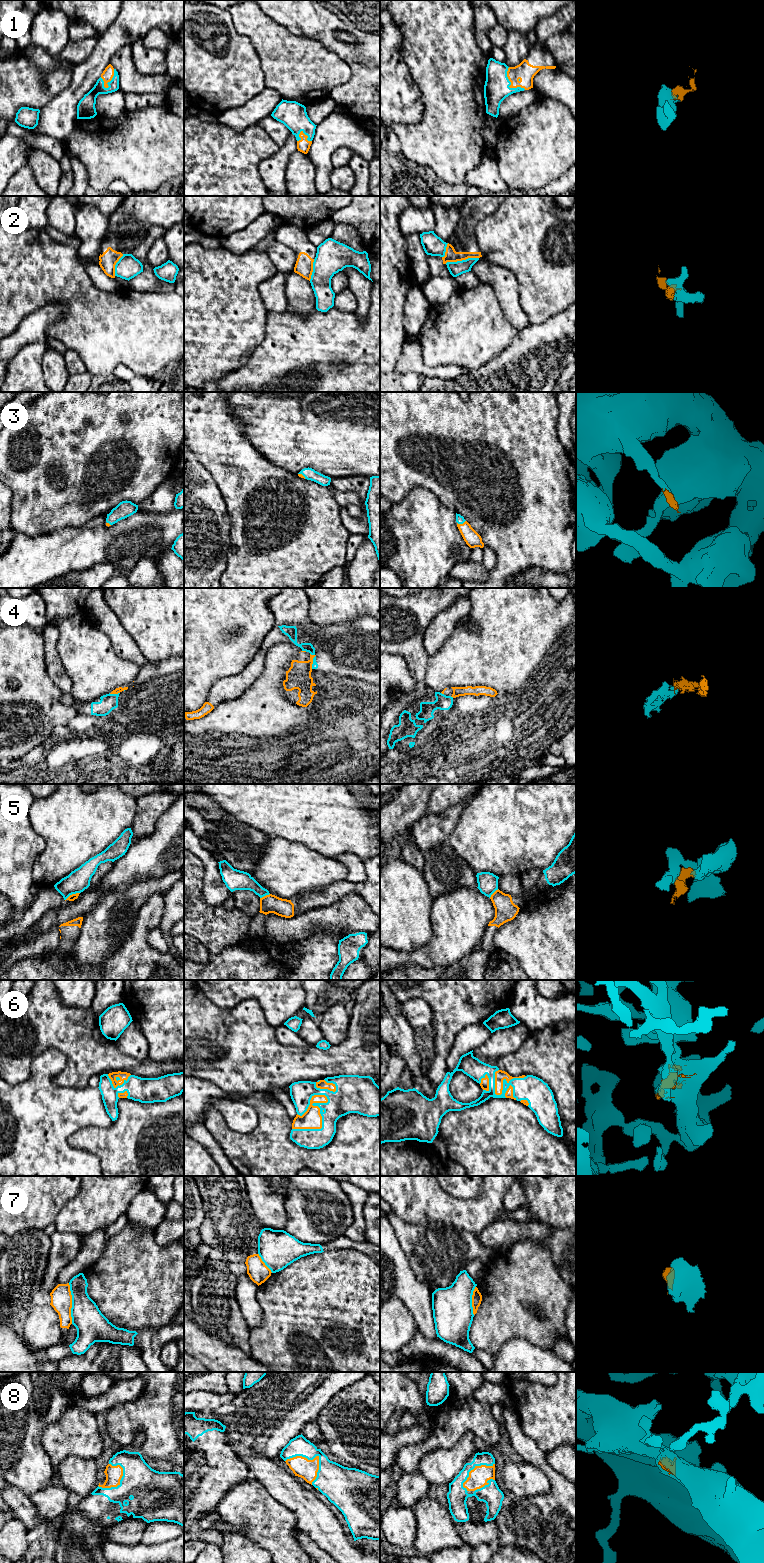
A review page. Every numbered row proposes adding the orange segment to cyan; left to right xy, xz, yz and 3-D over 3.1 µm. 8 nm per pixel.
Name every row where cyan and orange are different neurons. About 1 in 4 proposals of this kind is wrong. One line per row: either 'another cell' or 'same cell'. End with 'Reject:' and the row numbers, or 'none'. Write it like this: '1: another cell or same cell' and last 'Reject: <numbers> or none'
1: same cell
2: another cell
3: same cell
4: another cell
5: another cell
6: same cell
7: another cell
8: same cell
Reject: 2, 4, 5, 7

